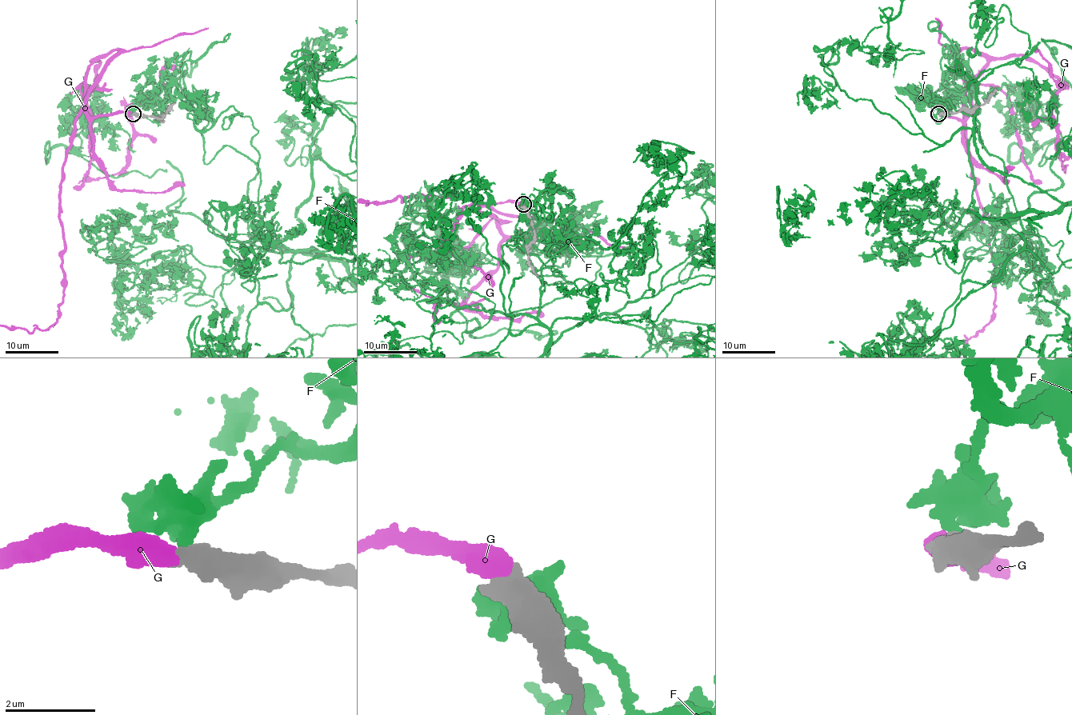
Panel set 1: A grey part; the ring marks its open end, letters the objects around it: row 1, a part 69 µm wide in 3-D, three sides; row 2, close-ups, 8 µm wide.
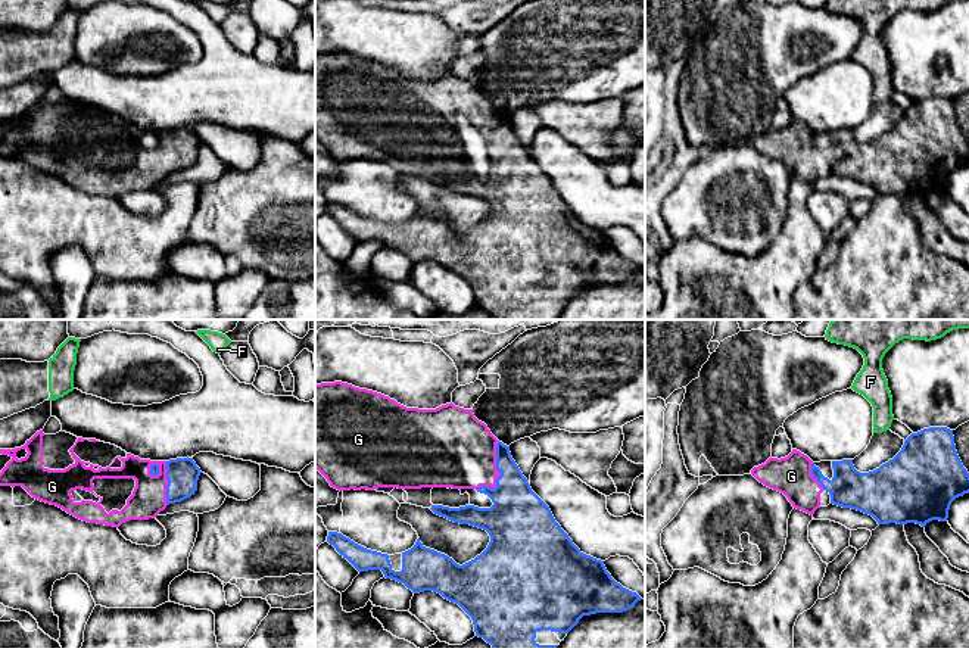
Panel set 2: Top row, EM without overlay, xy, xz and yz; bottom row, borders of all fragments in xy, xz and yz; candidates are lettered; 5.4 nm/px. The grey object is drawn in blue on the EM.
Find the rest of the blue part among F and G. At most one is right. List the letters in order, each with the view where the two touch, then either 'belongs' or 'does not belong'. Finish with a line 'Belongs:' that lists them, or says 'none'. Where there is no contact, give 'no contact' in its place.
F: no contact | does not belong
G: xz | belongs
Belongs: G

